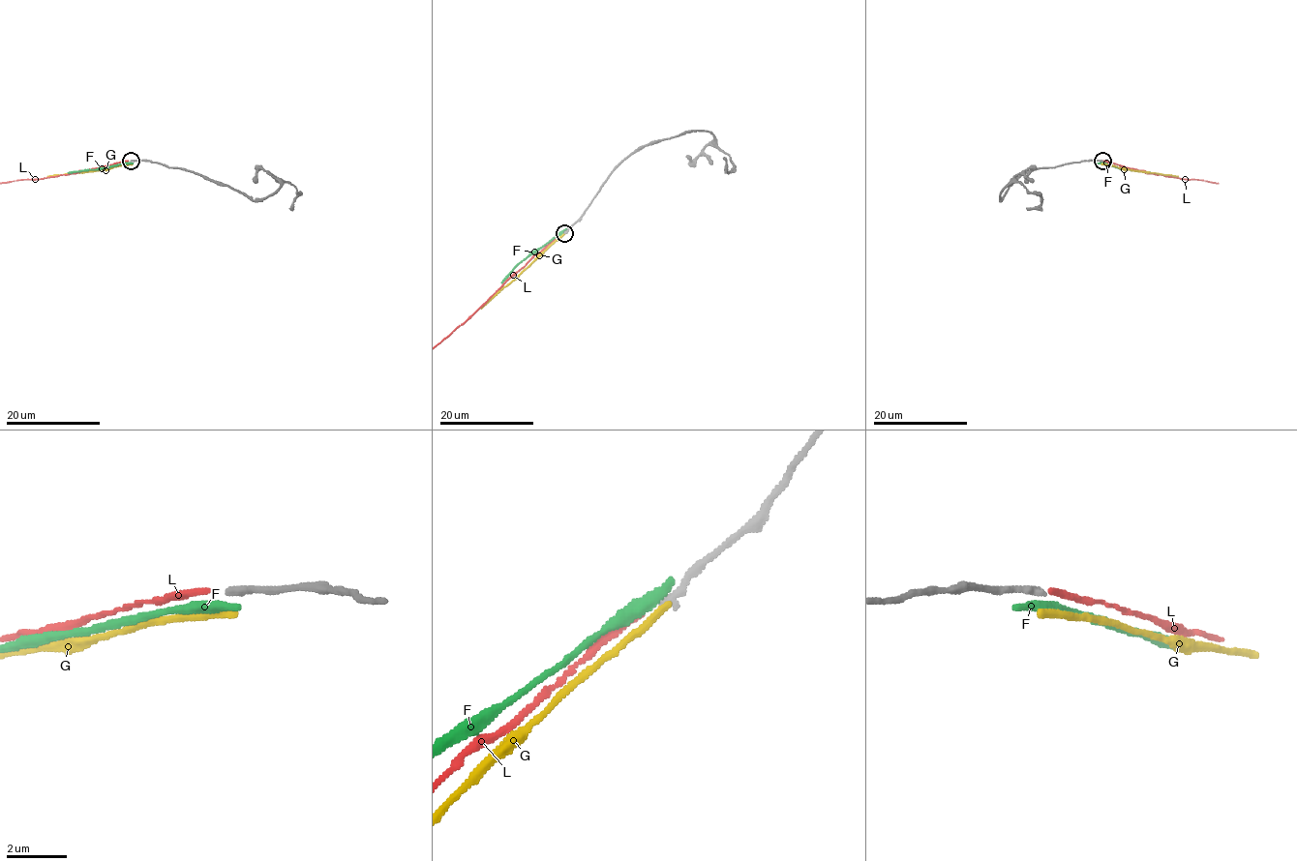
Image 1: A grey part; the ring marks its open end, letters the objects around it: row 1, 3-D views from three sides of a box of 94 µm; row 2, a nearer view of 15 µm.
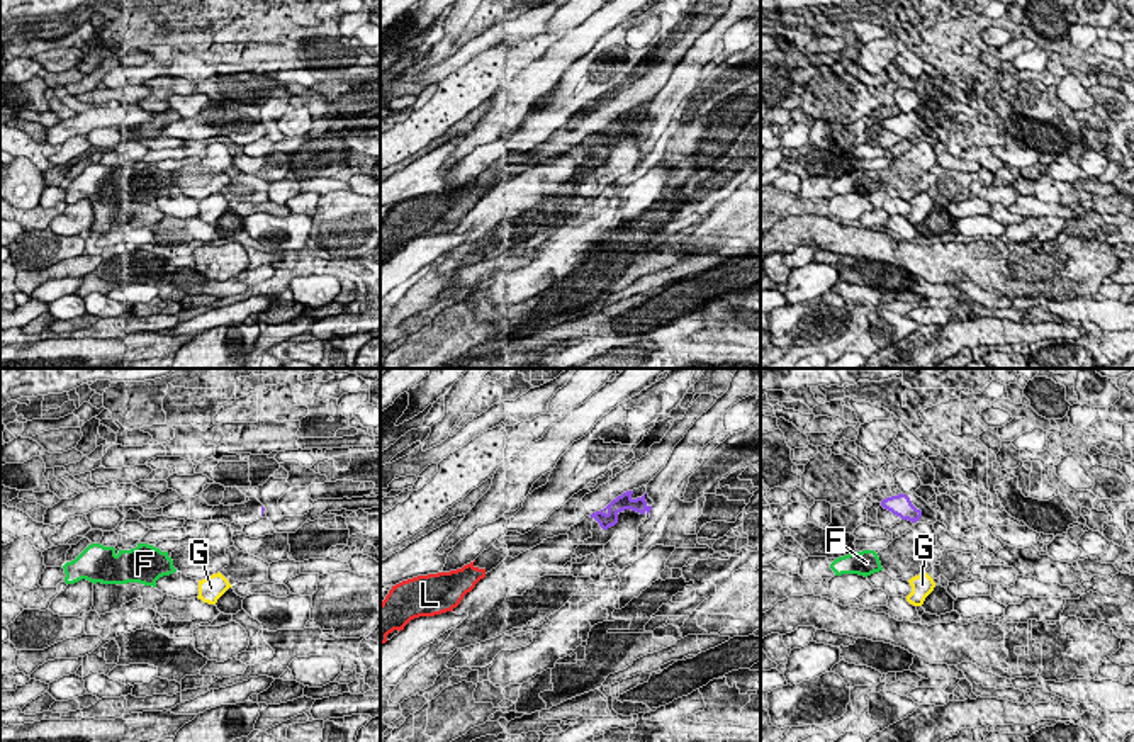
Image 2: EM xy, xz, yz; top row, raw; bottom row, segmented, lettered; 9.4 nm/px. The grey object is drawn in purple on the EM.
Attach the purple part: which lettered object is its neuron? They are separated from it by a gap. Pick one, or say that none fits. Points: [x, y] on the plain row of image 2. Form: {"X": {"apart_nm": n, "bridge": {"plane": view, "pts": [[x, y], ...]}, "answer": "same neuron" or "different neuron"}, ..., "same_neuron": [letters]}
{"F": {"apart_nm": 400, "bridge": {"plane": "yz", "pts": [[893, 133], [873, 170]]}, "answer": "different neuron"}, "G": {"apart_nm": 480, "bridge": {"plane": "yz", "pts": [[914, 141], [922, 192]]}, "answer": "different neuron"}, "L": {"apart_nm": 1100, "bridge": {"plane": "xz", "pts": [[591, 136], [484, 189]]}, "answer": "different neuron"}, "same_neuron": []}

